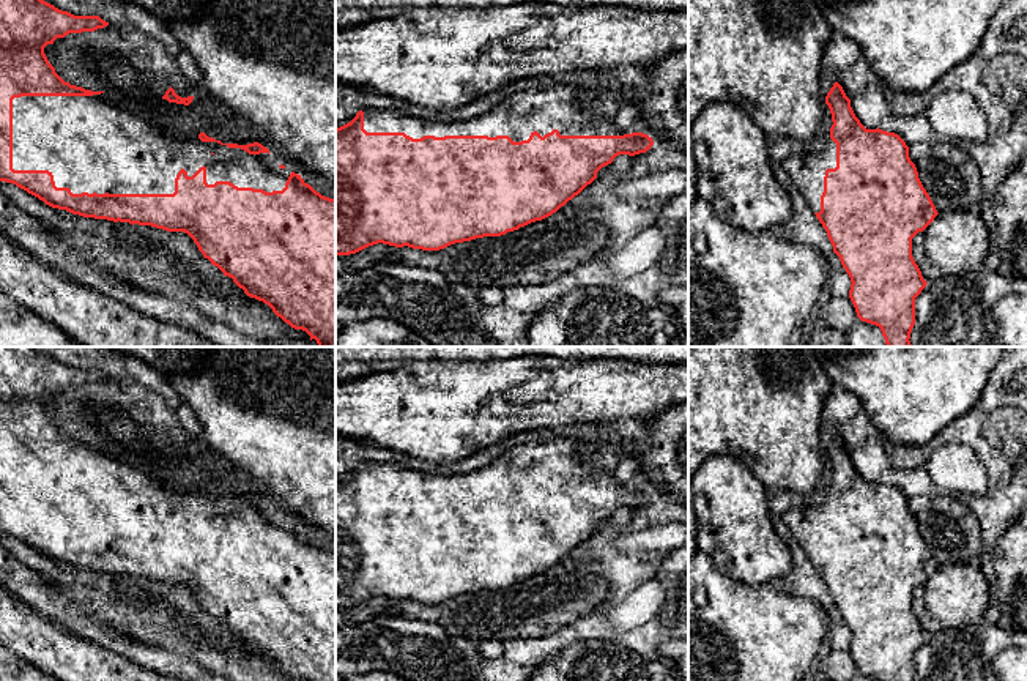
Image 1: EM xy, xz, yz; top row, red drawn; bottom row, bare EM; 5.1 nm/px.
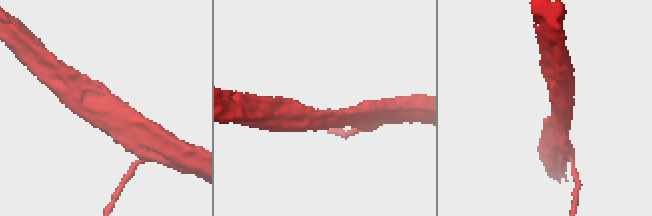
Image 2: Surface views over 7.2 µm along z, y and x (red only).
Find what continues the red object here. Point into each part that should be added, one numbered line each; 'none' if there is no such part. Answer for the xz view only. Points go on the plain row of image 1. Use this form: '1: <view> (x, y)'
1: xz (561, 461)

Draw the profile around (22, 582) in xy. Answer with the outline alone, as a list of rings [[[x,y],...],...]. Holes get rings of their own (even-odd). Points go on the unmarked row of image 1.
[[[2,544],[0,585],[13,597],[52,623],[148,670],[183,681],[230,681],[192,659],[170,653],[158,645],[140,642],[129,634],[112,631],[107,623],[82,613],[72,601],[52,590],[38,571],[22,563]]]

